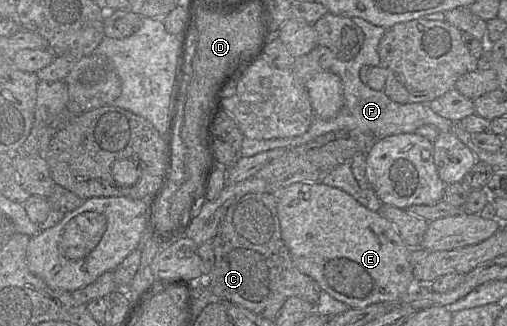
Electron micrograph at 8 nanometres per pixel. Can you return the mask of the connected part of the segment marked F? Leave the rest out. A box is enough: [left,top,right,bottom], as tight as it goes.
[241,17,452,157]

